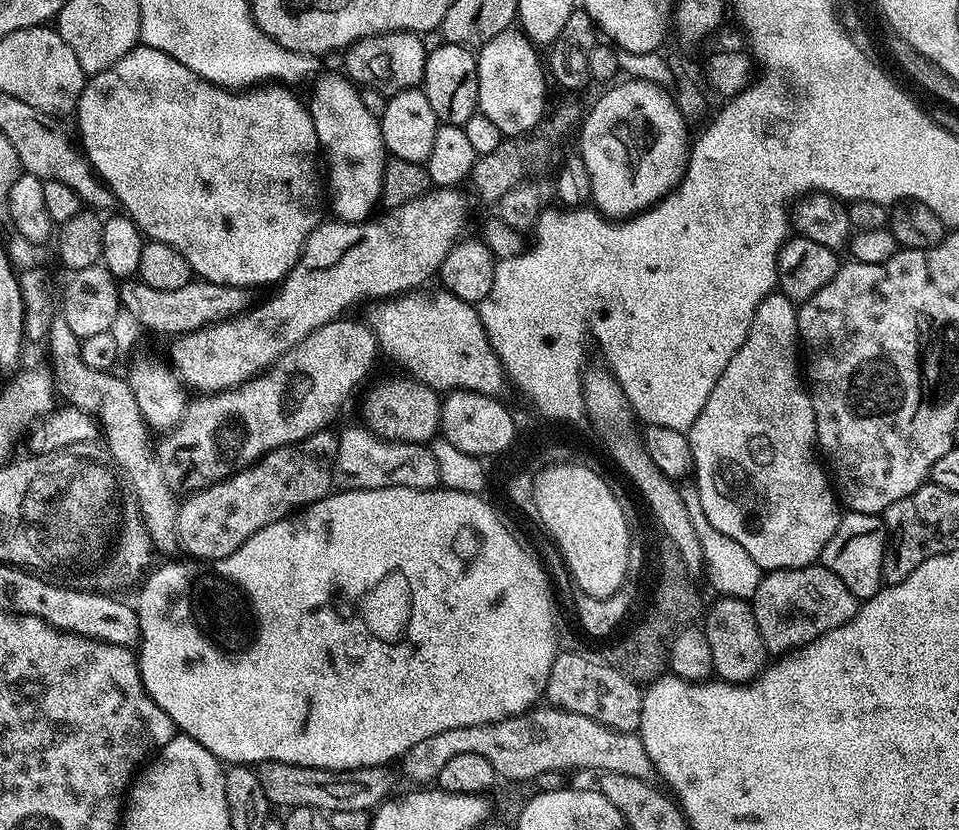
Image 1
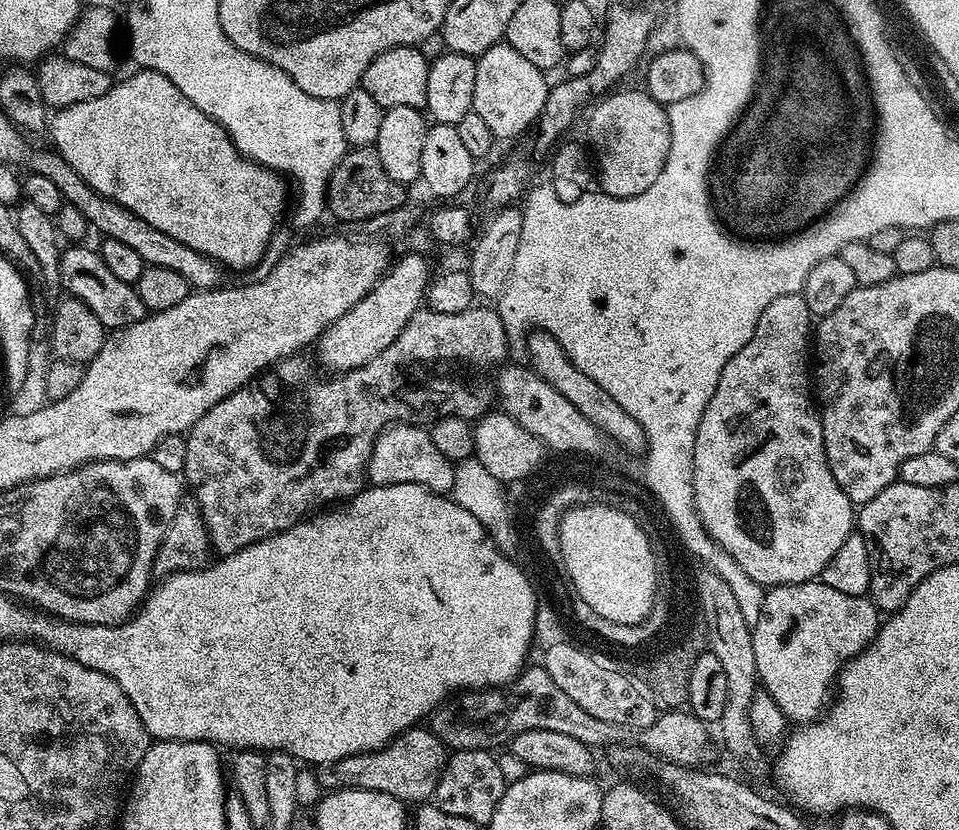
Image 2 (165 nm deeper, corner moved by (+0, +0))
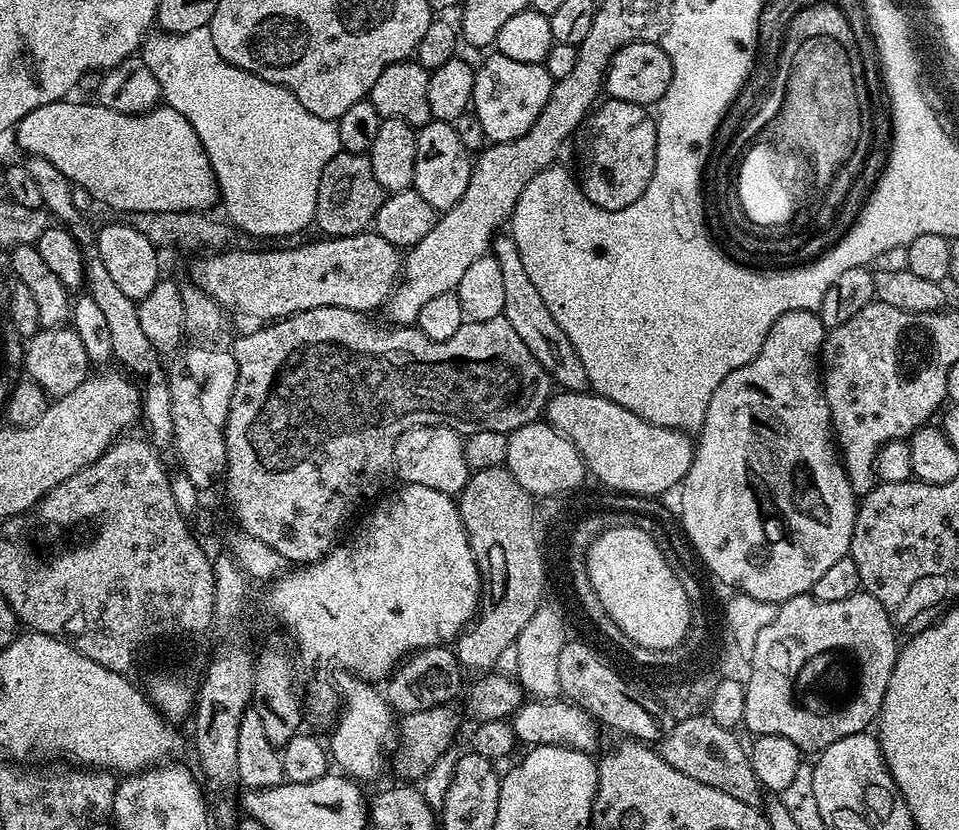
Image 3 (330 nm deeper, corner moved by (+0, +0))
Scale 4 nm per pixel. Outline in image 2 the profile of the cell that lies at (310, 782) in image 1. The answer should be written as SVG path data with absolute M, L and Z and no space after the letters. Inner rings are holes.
M417 726L397 736L377 752L363 752L325 767L318 779L324 790L361 788L378 790L405 802L428 802L436 795L438 778L442 778L449 755L449 749L434 735L431 727Z

